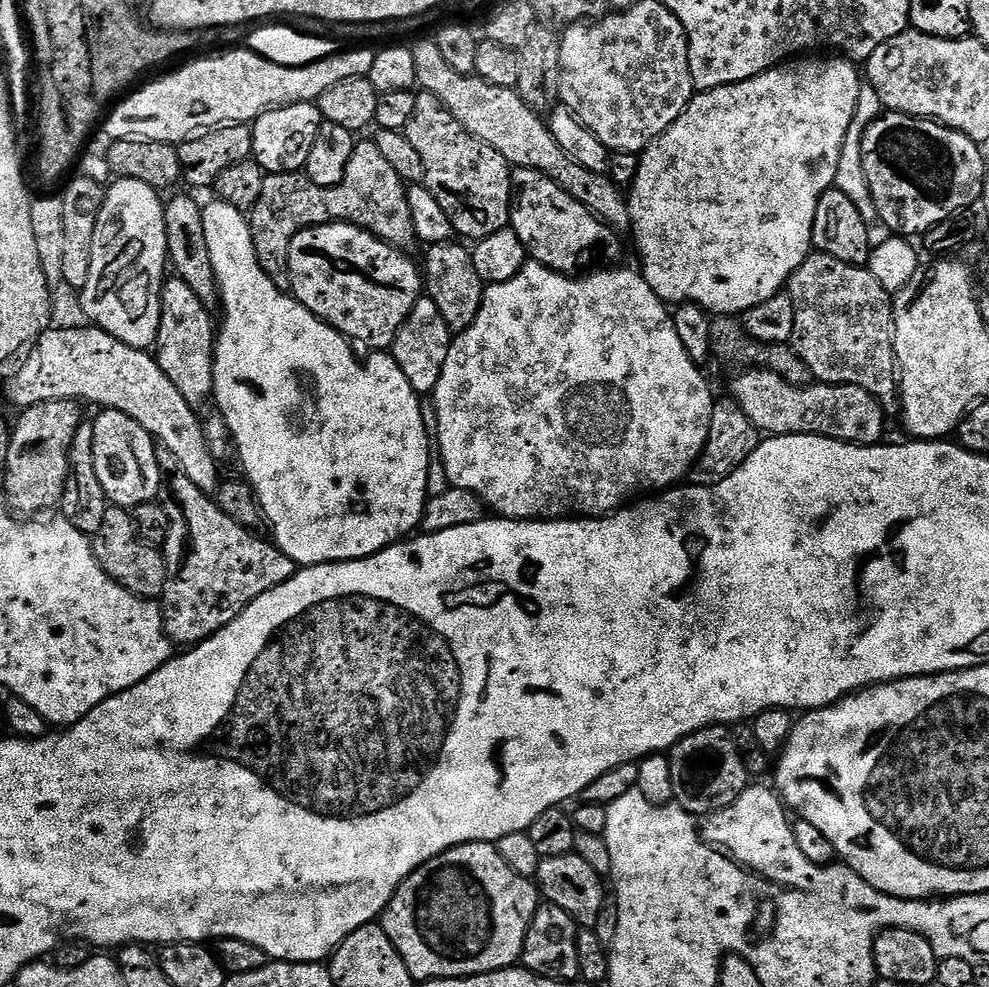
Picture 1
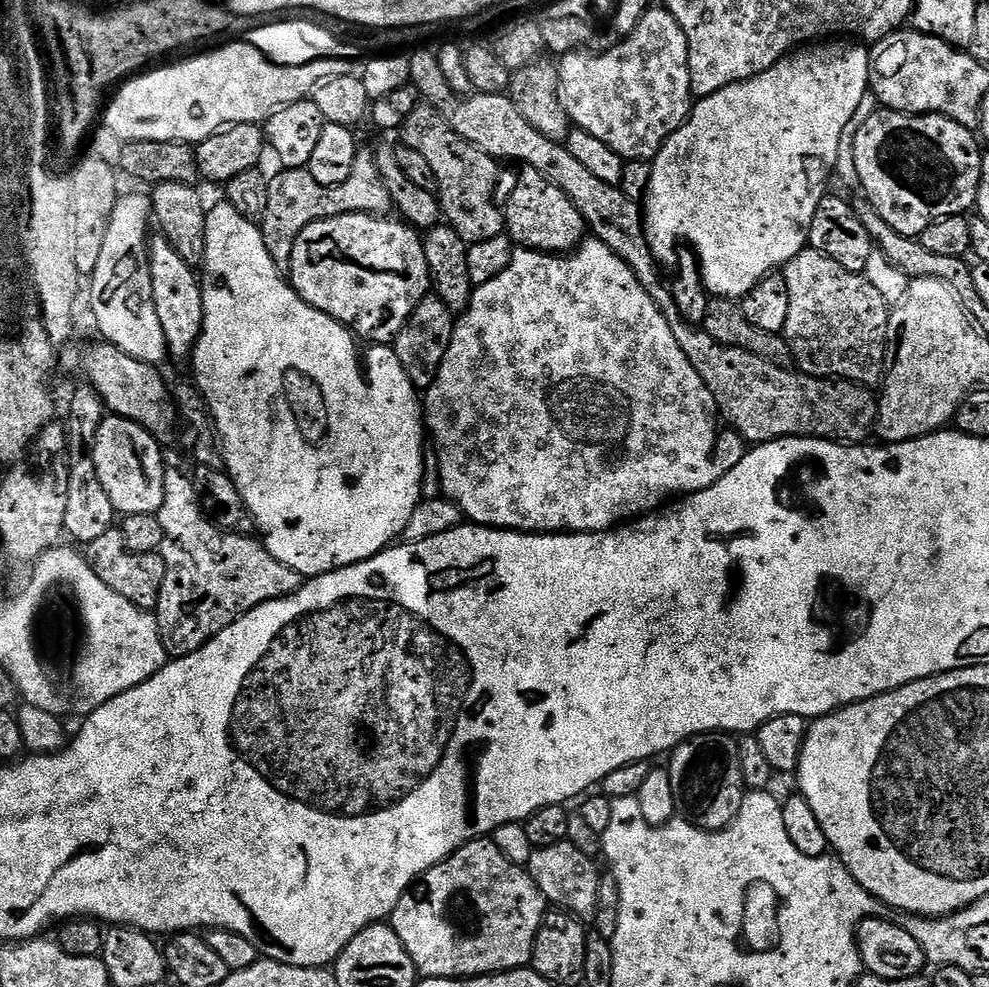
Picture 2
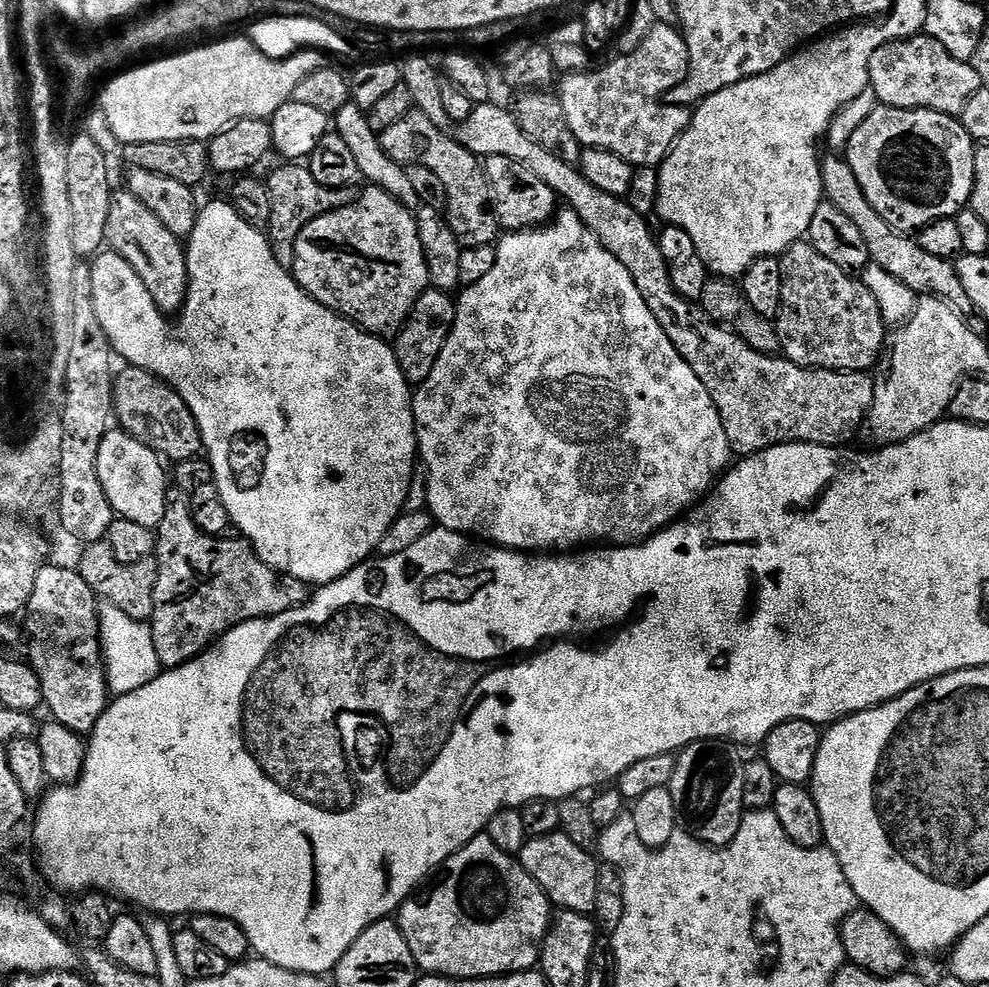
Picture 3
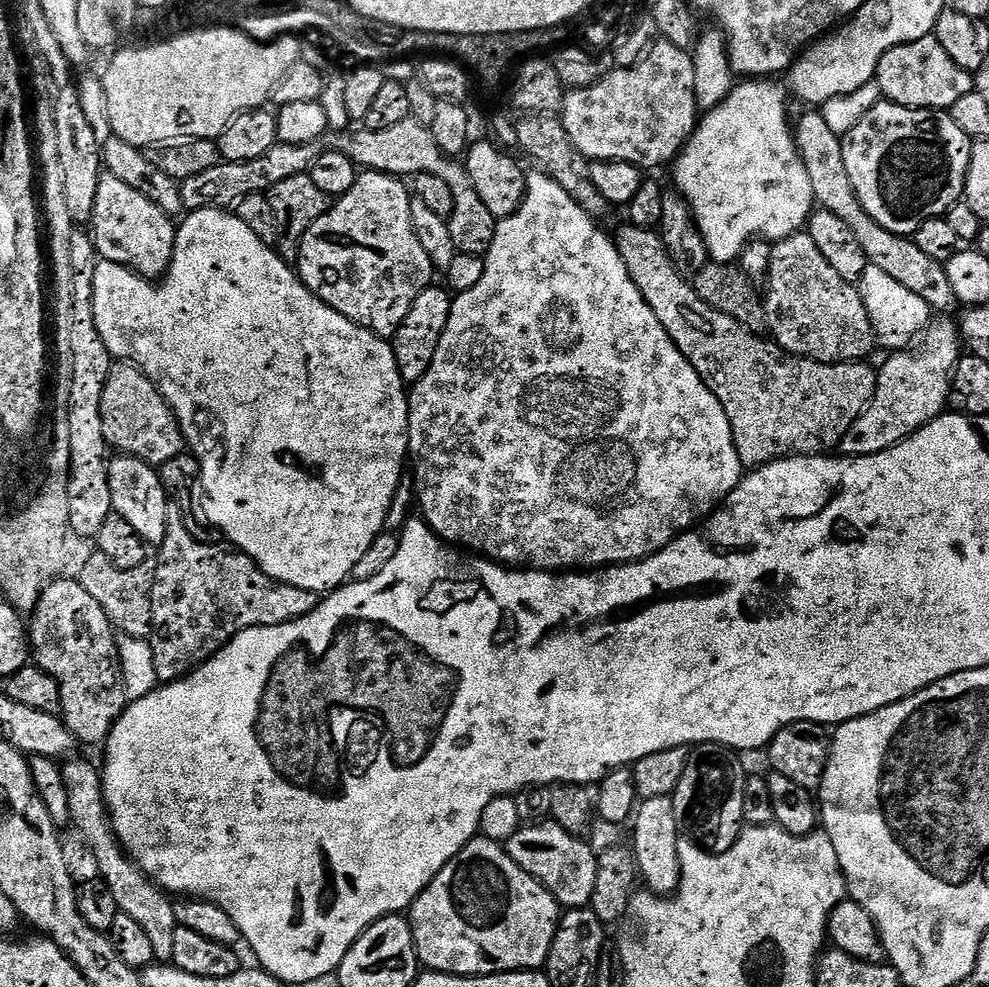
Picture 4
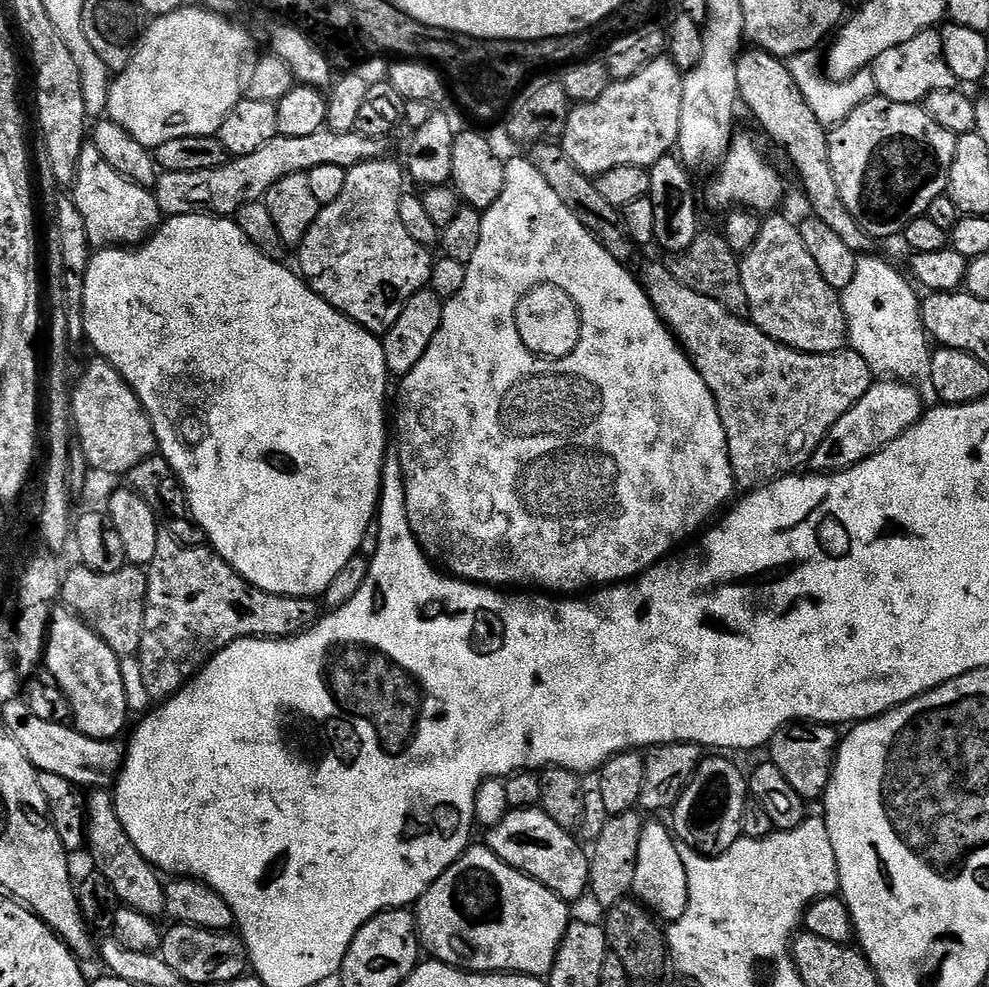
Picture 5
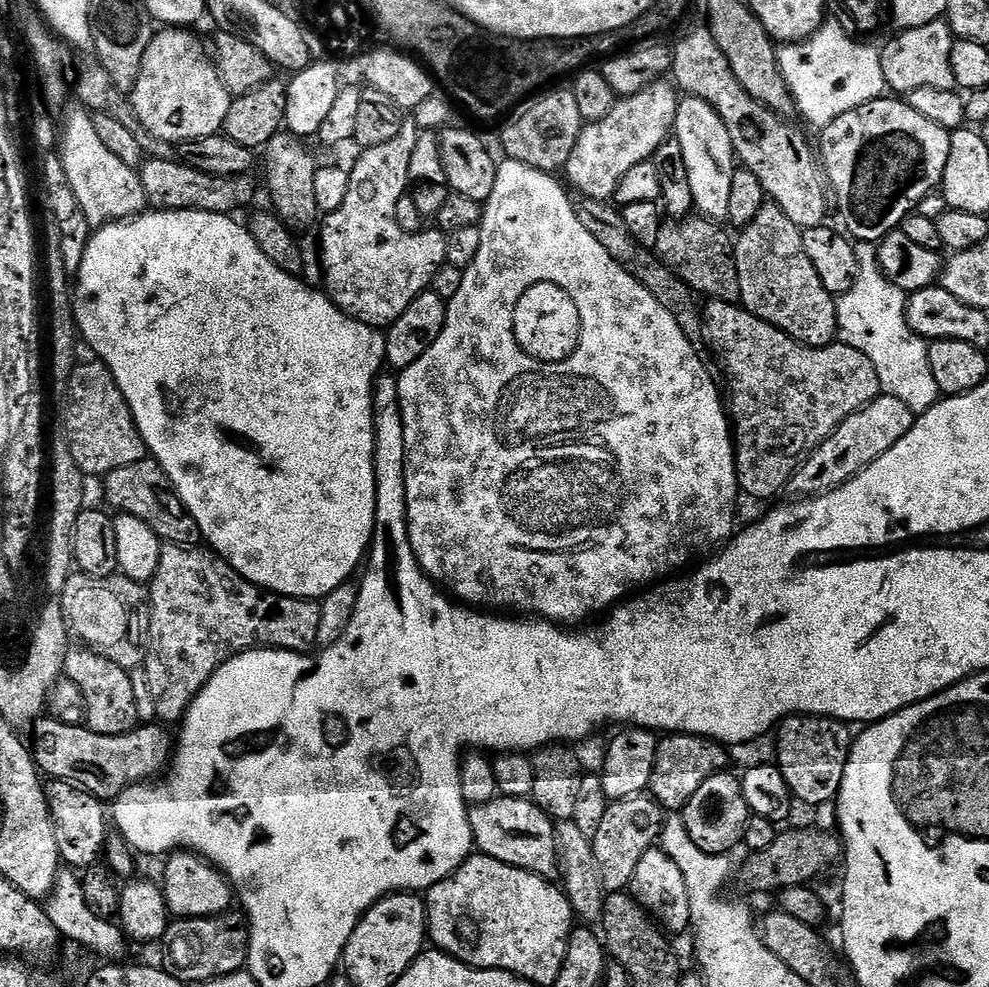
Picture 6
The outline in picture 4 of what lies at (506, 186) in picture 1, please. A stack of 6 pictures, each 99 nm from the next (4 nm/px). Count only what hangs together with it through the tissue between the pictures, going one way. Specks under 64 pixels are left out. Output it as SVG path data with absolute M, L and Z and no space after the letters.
M406 119L389 126L386 130L370 130L361 127L360 132L329 131L314 142L305 144L282 144L277 142L266 154L253 158L251 162L230 162L210 166L203 174L179 181L182 202L188 212L198 212L203 208L235 209L236 203L250 194L271 193L278 182L311 173L314 162L323 152L344 152L356 163L357 169L370 172L385 172L397 178L415 178L418 174L434 174L449 184L454 194L454 214L447 220L450 235L454 240L457 253L465 252L471 256L484 256L490 250L496 233L497 218L486 210L486 202L478 198L478 190L470 178L467 167L459 159L448 156L434 142L434 134L427 124Z

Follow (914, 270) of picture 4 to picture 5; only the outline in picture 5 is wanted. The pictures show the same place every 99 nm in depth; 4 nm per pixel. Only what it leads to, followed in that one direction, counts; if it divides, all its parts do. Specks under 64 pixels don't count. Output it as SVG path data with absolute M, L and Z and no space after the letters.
M752 46L741 51L736 58L738 70L739 99L760 119L762 127L776 144L784 147L790 163L800 175L800 184L804 187L804 196L808 199L811 215L817 216L826 226L834 230L850 246L850 250L864 254L874 244L873 237L867 236L860 228L860 223L850 214L840 197L840 191L834 180L828 149L829 129L814 115L814 110L806 102L798 86L796 76L790 74L788 64L779 56L772 56L761 48Z

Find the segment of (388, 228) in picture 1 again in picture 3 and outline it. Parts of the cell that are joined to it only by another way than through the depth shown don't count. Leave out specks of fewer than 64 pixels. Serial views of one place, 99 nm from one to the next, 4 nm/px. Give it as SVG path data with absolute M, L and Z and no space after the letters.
M284 162L281 168L276 168L272 172L272 177L267 177L266 183L270 190L270 222L266 229L266 235L272 245L274 258L286 269L292 266L292 251L296 245L298 234L314 218L322 218L334 210L346 207L352 203L354 192L351 187L331 188L322 186L314 178L314 174L303 163Z

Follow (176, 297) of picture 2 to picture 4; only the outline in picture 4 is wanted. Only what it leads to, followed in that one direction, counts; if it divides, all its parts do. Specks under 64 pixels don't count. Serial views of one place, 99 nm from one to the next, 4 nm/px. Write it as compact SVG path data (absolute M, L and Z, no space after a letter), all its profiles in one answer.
M101 175L90 221L90 235L96 241L96 254L100 260L109 260L153 282L159 281L174 258L176 229L173 217L150 202L146 194L138 194L138 190L126 186L119 178Z

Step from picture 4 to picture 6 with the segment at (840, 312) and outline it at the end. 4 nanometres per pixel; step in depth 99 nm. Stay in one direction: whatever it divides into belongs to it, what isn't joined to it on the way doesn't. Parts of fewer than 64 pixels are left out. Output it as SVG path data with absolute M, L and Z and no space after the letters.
M768 202L746 227L739 229L734 240L734 255L740 287L739 303L750 314L770 322L786 335L808 344L824 348L837 339L837 297L829 294L814 270L814 262L806 258L802 246L804 233L778 205Z

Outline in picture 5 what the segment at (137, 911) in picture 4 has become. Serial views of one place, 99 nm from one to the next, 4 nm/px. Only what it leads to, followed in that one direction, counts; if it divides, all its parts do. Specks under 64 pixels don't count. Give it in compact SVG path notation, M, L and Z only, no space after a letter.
M97 788L86 796L88 810L88 839L86 852L92 855L92 868L114 886L114 894L126 908L133 908L153 918L163 917L166 913L165 881L161 873L130 842L130 834L126 834L126 826L122 826L118 800L109 789Z

